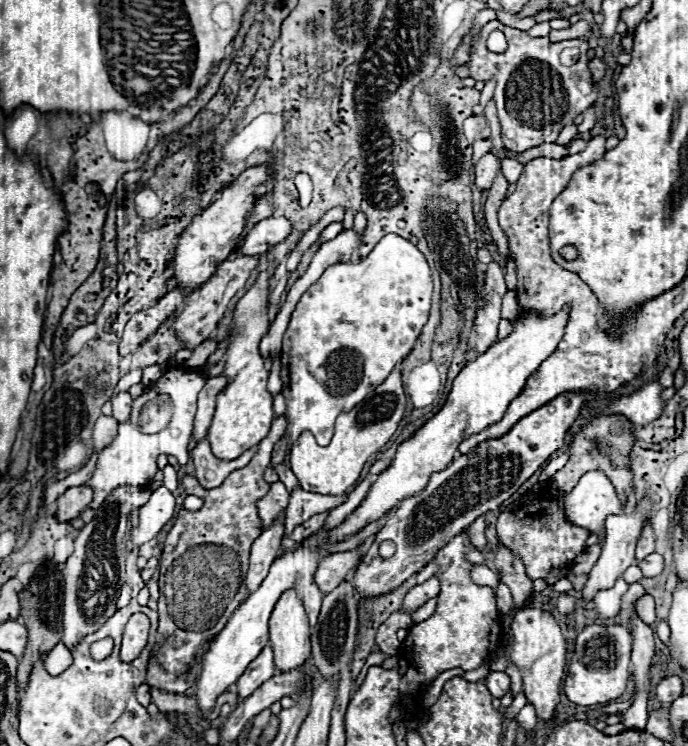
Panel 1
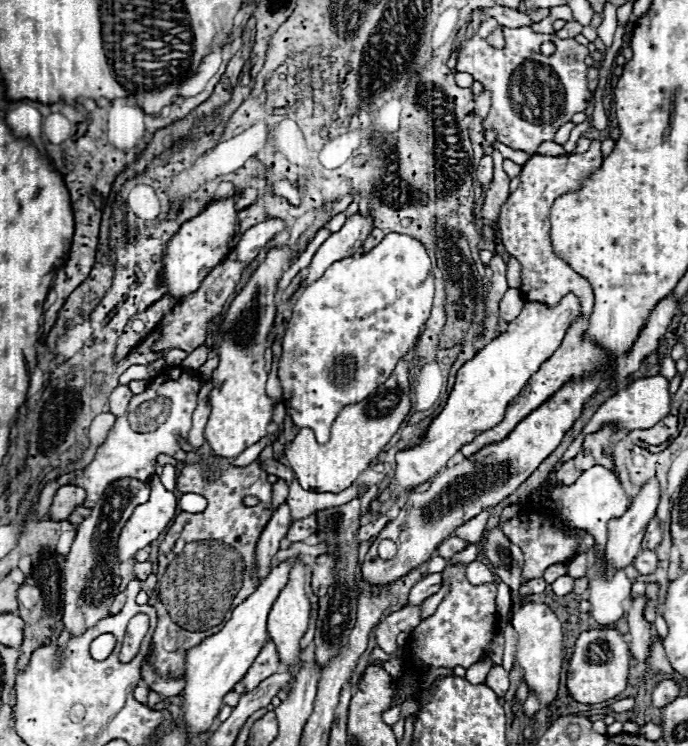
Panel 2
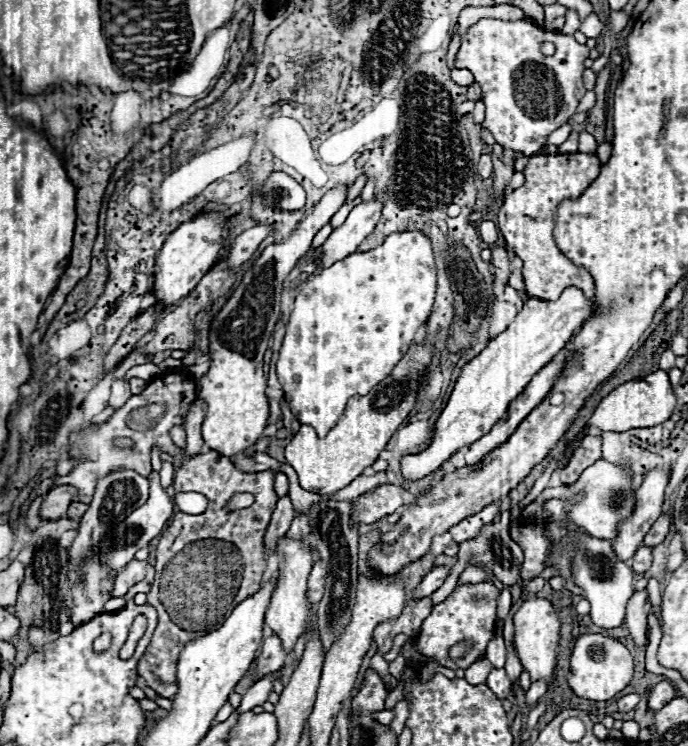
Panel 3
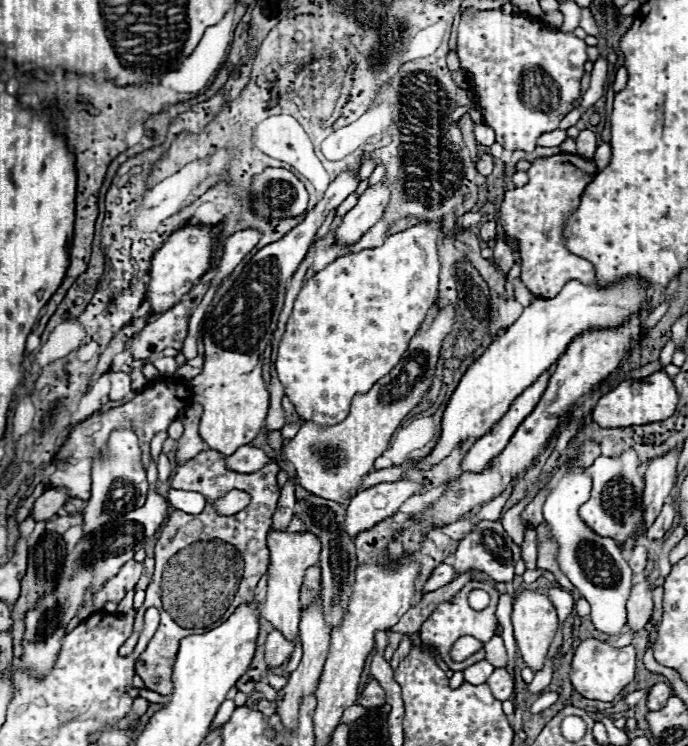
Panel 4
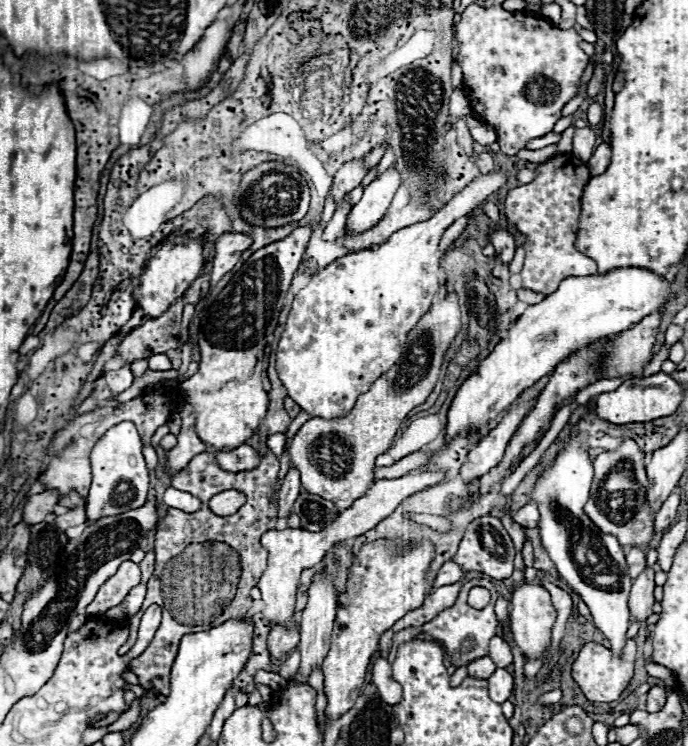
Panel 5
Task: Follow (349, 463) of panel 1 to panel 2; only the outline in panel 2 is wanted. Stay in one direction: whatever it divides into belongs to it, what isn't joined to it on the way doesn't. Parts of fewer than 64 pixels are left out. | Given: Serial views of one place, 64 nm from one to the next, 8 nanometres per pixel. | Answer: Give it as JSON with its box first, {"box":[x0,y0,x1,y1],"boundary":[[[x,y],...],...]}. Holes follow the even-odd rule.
{"box":[286,358,414,492],"boundary":[[[402,358],[394,368],[392,376],[380,384],[368,398],[356,404],[348,404],[336,418],[330,440],[326,444],[318,444],[314,432],[310,428],[302,428],[300,434],[286,448],[286,460],[294,470],[300,486],[312,492],[342,492],[348,488],[362,470],[370,466],[370,462],[382,452],[382,448],[396,434],[404,418],[412,408],[412,376],[414,360]]]}

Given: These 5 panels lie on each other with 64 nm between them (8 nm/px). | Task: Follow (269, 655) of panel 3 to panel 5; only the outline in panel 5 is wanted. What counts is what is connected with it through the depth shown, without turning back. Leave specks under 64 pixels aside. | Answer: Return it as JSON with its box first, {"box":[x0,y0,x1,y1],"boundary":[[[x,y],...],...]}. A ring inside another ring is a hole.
{"box":[268,622,300,660],"boundary":[[[296,622],[292,624],[292,628],[286,628],[282,624],[274,626],[270,630],[270,634],[268,634],[268,650],[270,650],[270,656],[274,660],[284,658],[298,644],[298,636],[300,636],[300,632],[298,632],[298,624]]]}

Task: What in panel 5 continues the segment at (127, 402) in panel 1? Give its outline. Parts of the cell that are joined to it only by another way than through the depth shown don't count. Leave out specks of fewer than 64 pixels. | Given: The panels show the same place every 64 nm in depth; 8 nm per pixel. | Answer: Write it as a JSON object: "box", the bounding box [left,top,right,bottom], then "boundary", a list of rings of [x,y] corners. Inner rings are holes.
{"box":[104,366,134,396],"boundary":[[[122,366],[120,370],[110,370],[110,372],[106,372],[104,376],[106,376],[106,382],[108,382],[110,390],[114,392],[114,396],[120,394],[120,392],[124,392],[126,388],[130,388],[130,384],[132,384],[132,380],[134,380],[132,370],[130,370],[128,366]]]}

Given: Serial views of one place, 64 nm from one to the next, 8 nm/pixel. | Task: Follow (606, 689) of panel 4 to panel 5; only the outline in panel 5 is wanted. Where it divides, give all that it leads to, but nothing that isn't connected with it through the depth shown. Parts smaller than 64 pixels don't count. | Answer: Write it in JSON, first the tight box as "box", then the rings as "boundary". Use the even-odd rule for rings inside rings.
{"box":[572,638,636,702],"boundary":[[[630,638],[626,642],[624,648],[624,656],[616,658],[608,648],[604,648],[602,644],[594,644],[588,642],[582,646],[576,662],[572,664],[572,676],[576,680],[576,684],[582,688],[584,696],[592,702],[614,702],[620,698],[620,694],[624,692],[624,688],[628,686],[630,678],[634,676],[634,656],[636,656],[636,642],[634,638]]]}

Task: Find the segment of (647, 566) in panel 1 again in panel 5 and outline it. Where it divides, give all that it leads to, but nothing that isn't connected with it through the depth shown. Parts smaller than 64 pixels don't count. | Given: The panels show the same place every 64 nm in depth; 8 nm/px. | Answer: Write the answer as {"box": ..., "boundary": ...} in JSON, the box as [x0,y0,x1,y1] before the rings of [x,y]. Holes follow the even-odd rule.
{"box":[626,548,646,578],"boundary":[[[632,548],[626,554],[626,564],[628,564],[628,574],[630,578],[636,578],[644,568],[646,568],[646,554],[640,548]]]}

